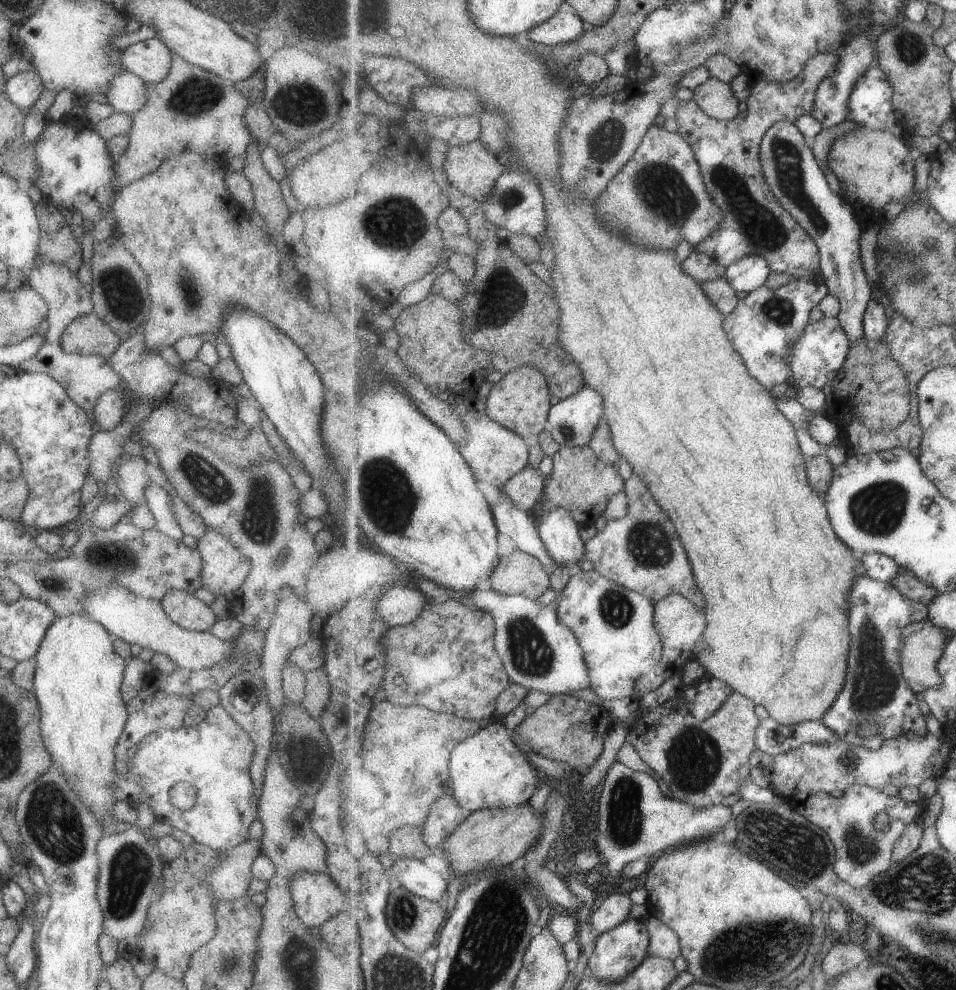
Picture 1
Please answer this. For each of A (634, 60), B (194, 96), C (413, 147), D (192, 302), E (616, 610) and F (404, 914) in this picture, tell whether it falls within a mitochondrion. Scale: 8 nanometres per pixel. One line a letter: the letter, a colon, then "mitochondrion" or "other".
A: other
B: mitochondrion
C: other
D: mitochondrion
E: mitochondrion
F: mitochondrion

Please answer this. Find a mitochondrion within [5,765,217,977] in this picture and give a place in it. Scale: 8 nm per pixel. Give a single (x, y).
(53, 824)

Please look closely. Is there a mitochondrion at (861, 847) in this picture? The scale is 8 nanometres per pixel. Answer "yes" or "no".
yes

